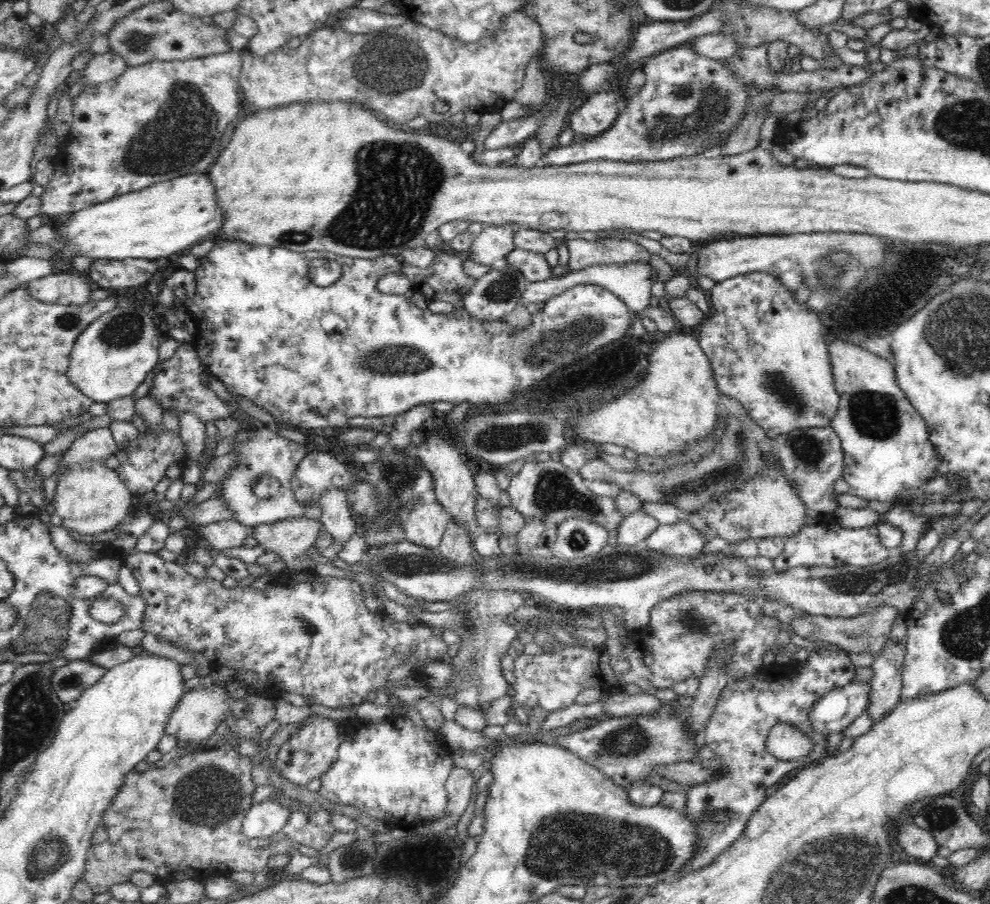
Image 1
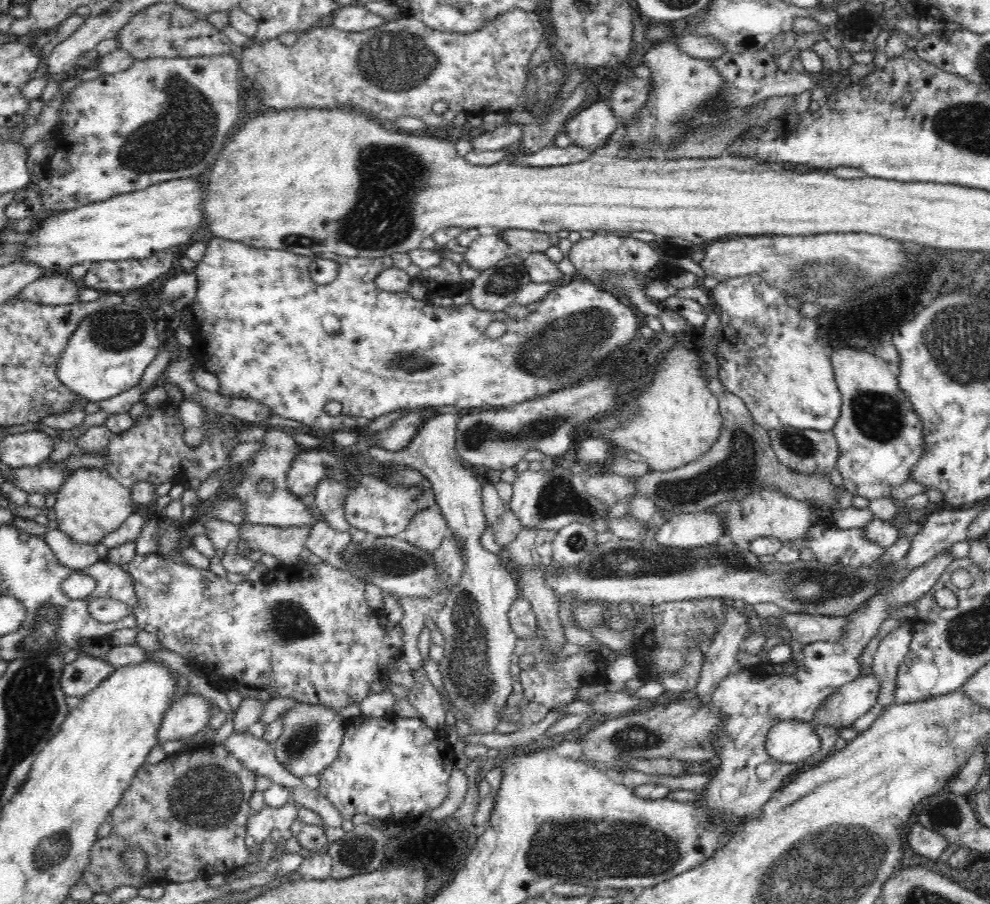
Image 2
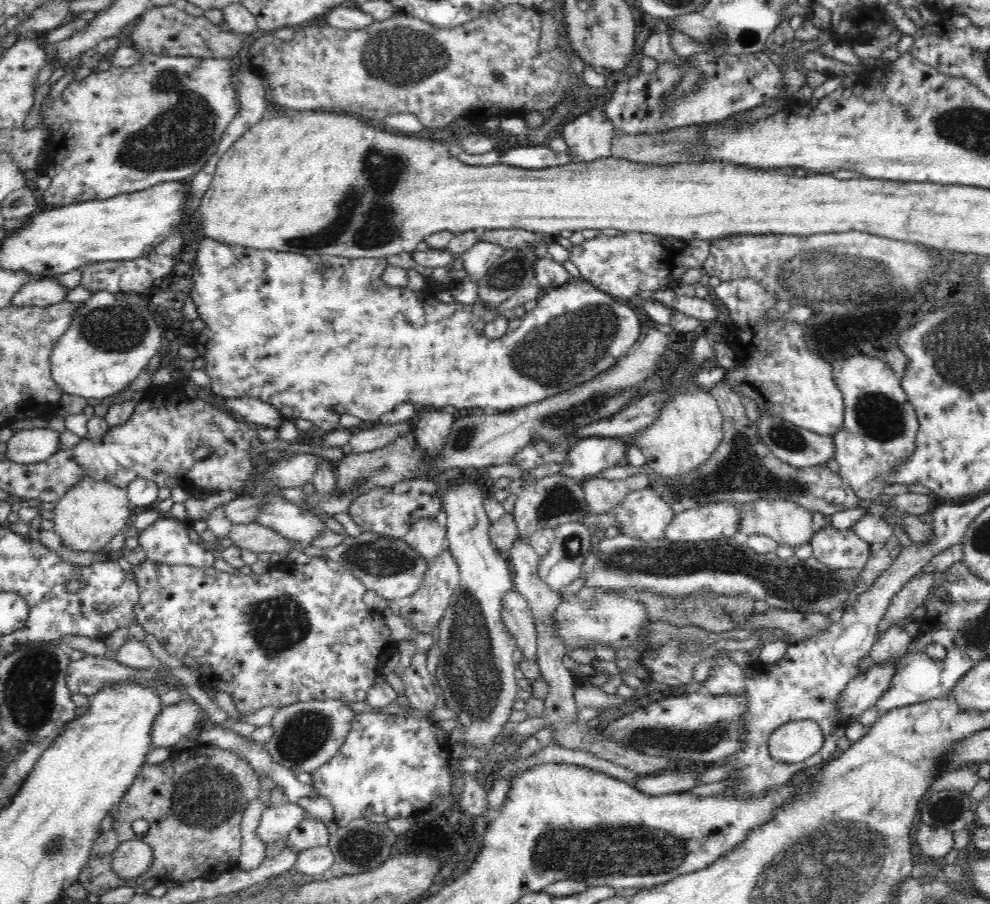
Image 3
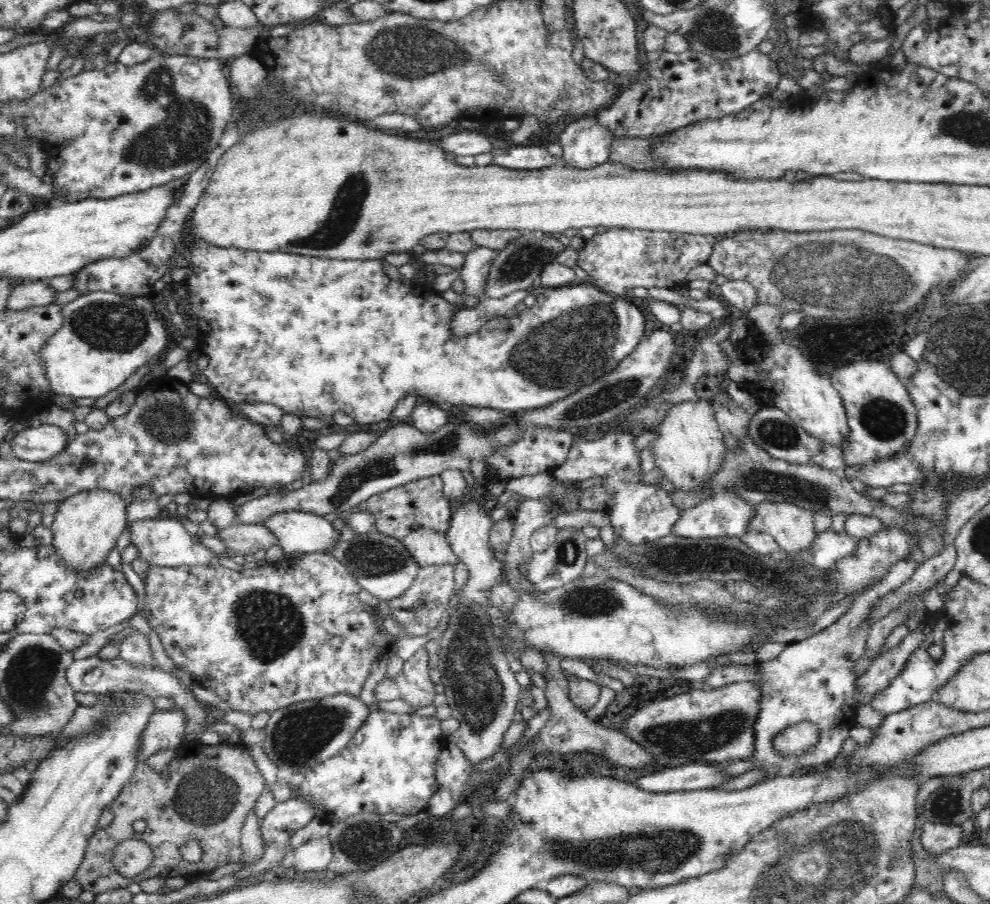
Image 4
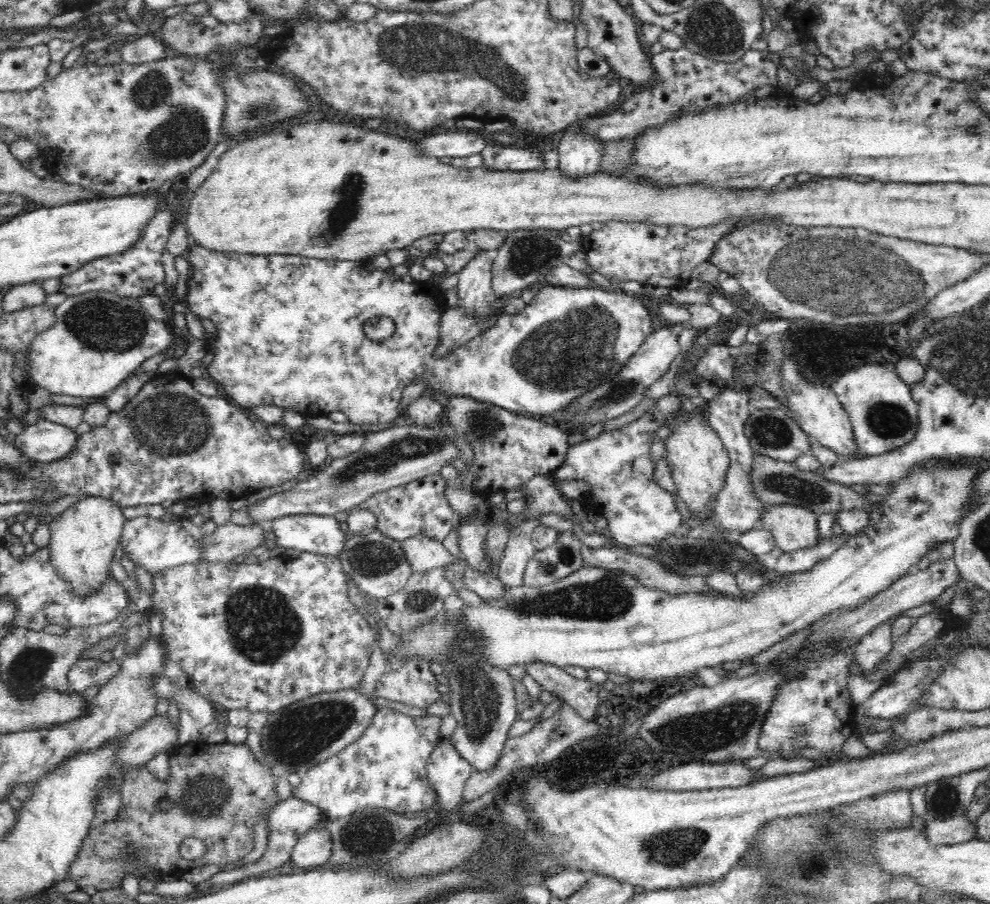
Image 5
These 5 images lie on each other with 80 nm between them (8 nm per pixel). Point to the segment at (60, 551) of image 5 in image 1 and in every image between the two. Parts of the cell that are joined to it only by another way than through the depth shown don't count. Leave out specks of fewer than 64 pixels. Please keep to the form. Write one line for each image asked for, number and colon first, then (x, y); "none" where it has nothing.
1: (90, 498)
2: (90, 504)
3: (91, 512)
4: (87, 525)

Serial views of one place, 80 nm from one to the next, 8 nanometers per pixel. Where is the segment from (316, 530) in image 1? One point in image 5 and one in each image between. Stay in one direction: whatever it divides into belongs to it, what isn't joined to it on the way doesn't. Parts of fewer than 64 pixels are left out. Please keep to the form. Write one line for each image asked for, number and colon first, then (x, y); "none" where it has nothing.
2: (285, 543)
3: (257, 538)
4: (245, 539)
5: (230, 540)

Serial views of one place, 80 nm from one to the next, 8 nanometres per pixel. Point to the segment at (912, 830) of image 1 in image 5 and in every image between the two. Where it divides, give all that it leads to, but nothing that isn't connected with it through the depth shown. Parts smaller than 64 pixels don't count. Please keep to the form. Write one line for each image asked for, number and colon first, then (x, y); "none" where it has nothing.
2: (923, 841)
3: (933, 842)
4: (936, 838)
5: (957, 830)

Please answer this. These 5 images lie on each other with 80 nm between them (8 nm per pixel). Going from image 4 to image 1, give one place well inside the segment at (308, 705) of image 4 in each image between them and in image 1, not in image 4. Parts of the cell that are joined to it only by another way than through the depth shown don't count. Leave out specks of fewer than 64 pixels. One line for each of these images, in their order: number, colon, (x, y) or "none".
1: (310, 752)
2: (312, 735)
3: (306, 735)

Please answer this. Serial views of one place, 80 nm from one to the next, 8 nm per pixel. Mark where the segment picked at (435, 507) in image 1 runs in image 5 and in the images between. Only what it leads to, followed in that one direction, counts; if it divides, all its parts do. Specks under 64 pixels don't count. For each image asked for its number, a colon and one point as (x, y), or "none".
2: (427, 529)
3: (427, 537)
4: (427, 547)
5: (423, 553)

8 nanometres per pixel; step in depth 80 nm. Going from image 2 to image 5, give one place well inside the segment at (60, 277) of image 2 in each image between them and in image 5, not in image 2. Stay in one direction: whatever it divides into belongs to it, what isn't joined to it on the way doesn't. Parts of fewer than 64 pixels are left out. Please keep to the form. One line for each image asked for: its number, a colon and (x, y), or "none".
3: (45, 291)
4: (28, 294)
5: (18, 297)

